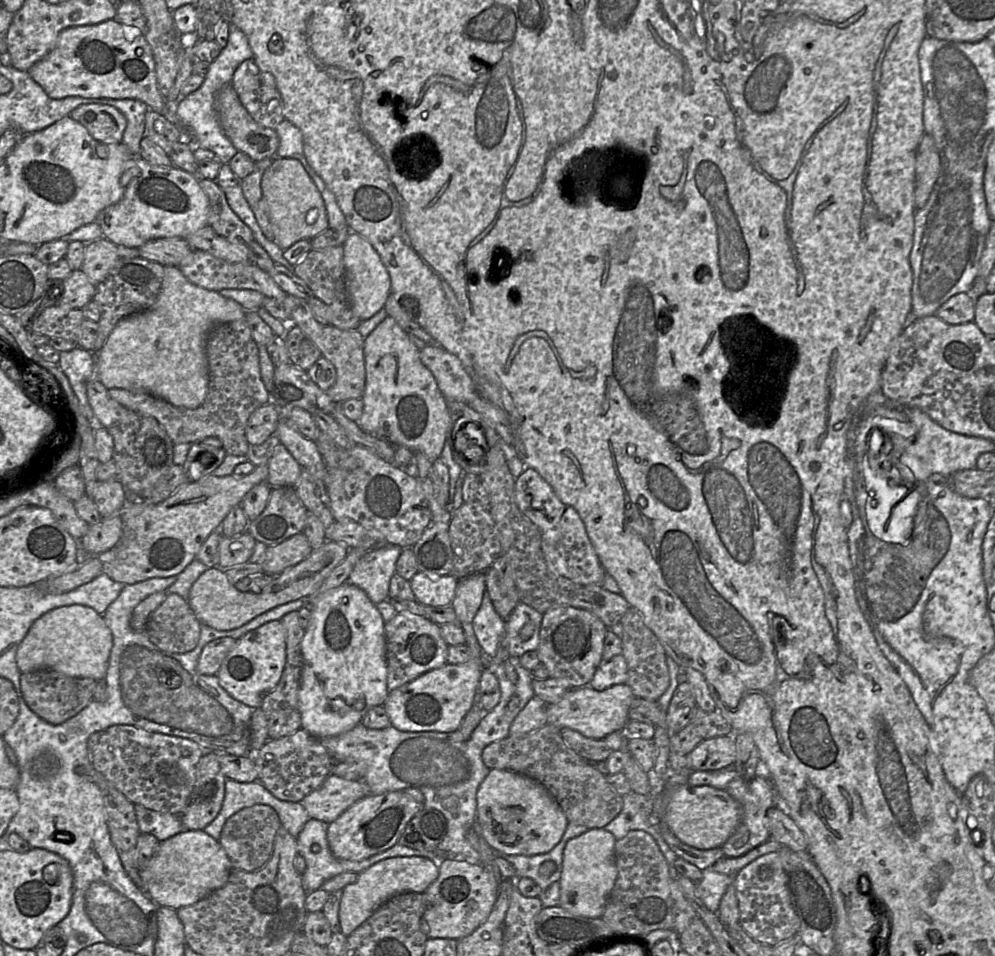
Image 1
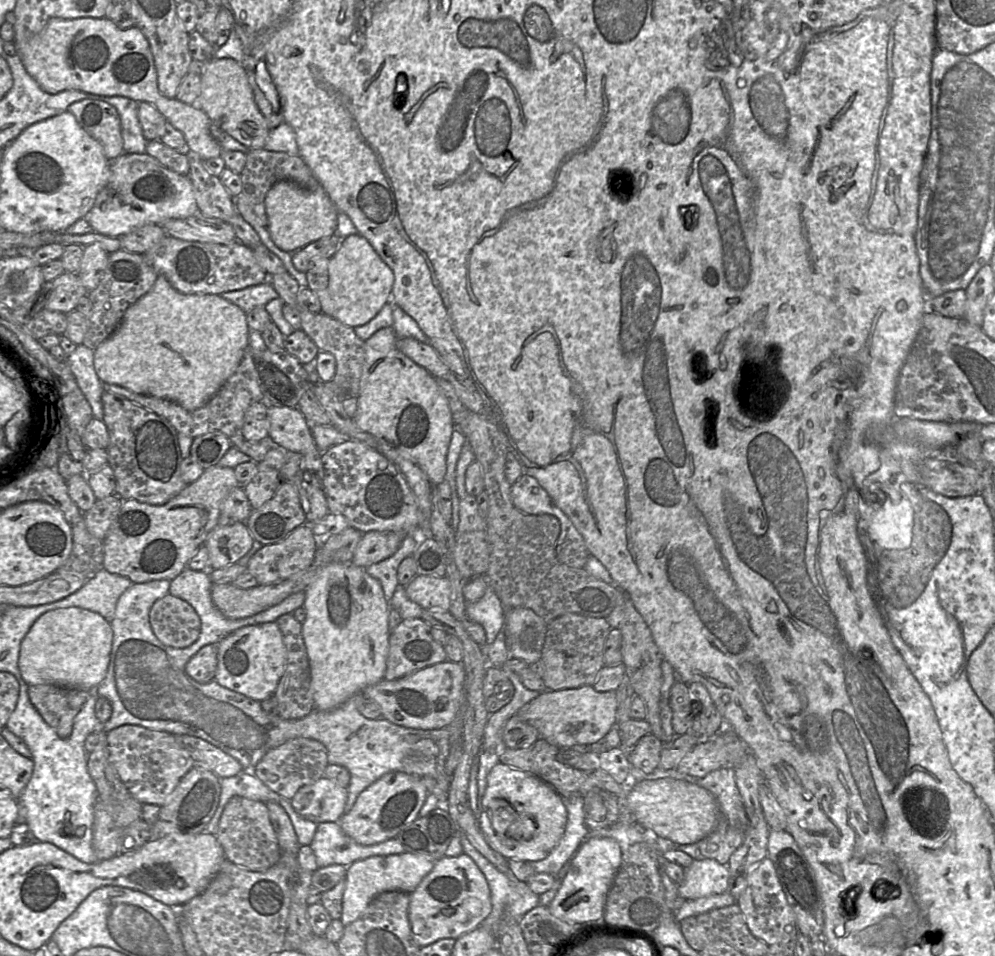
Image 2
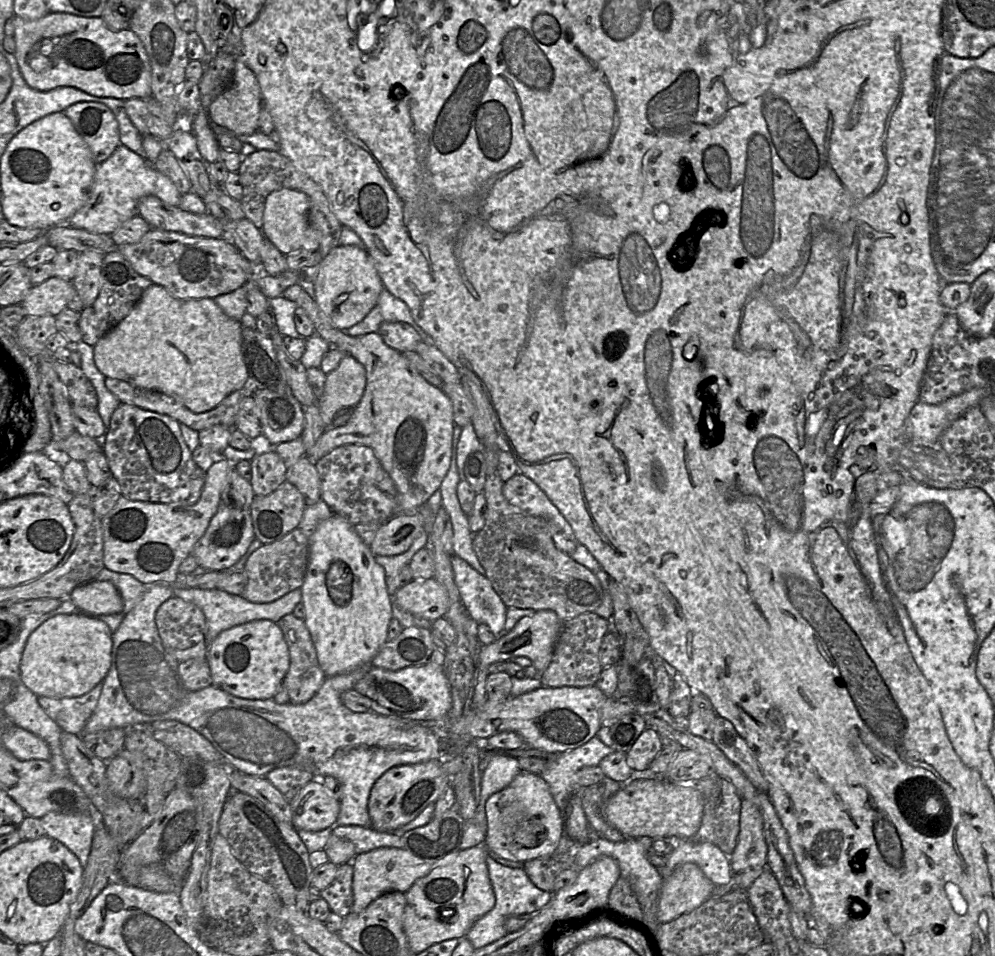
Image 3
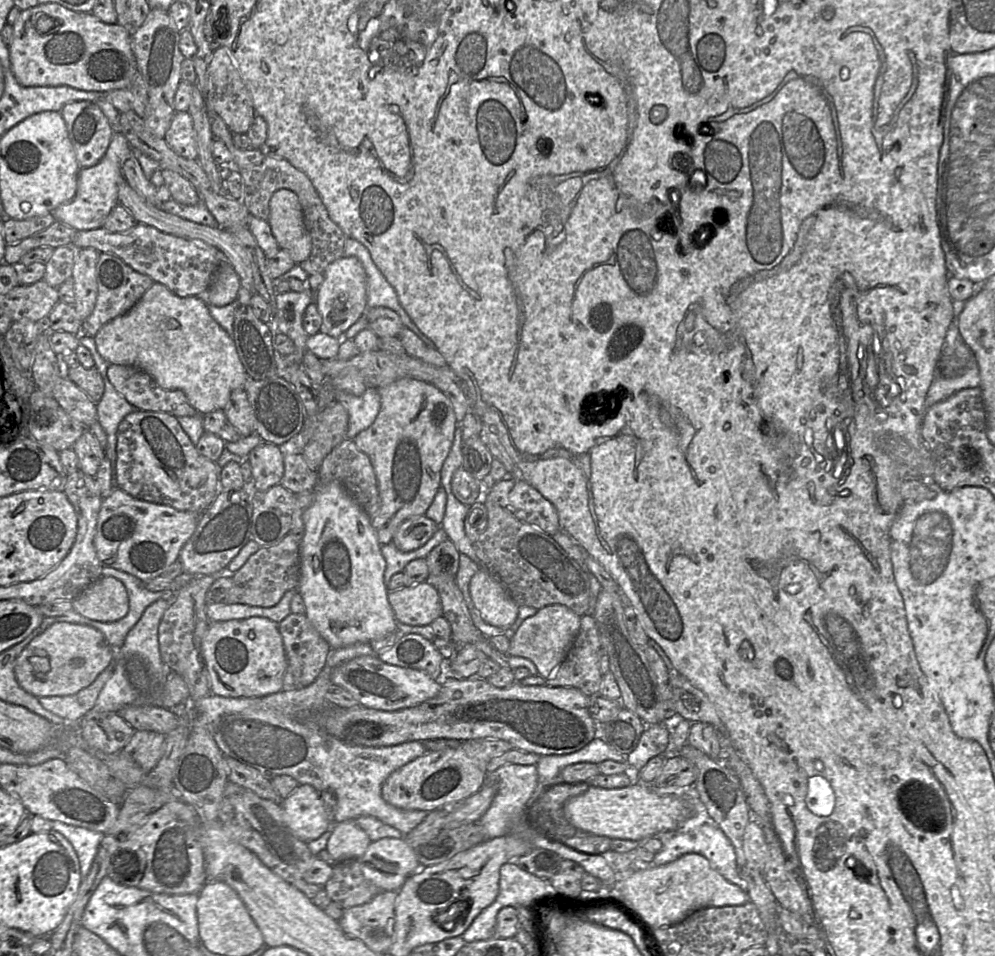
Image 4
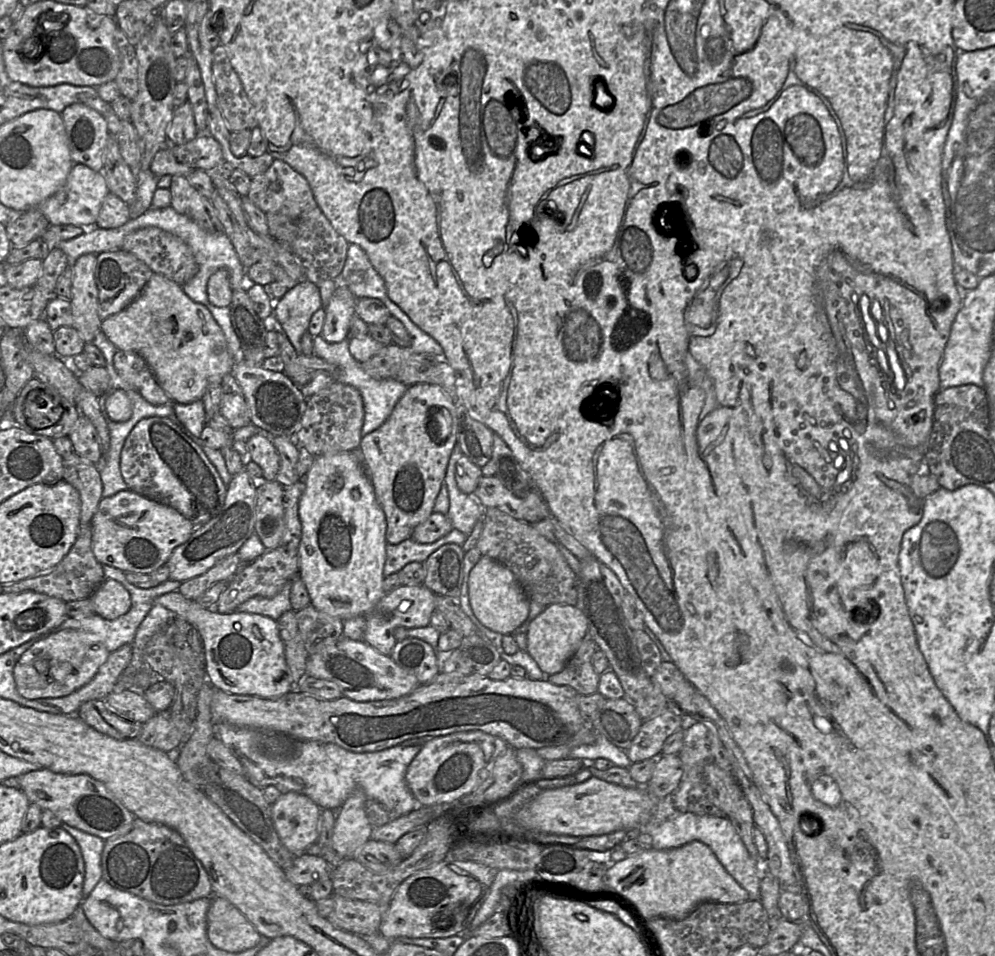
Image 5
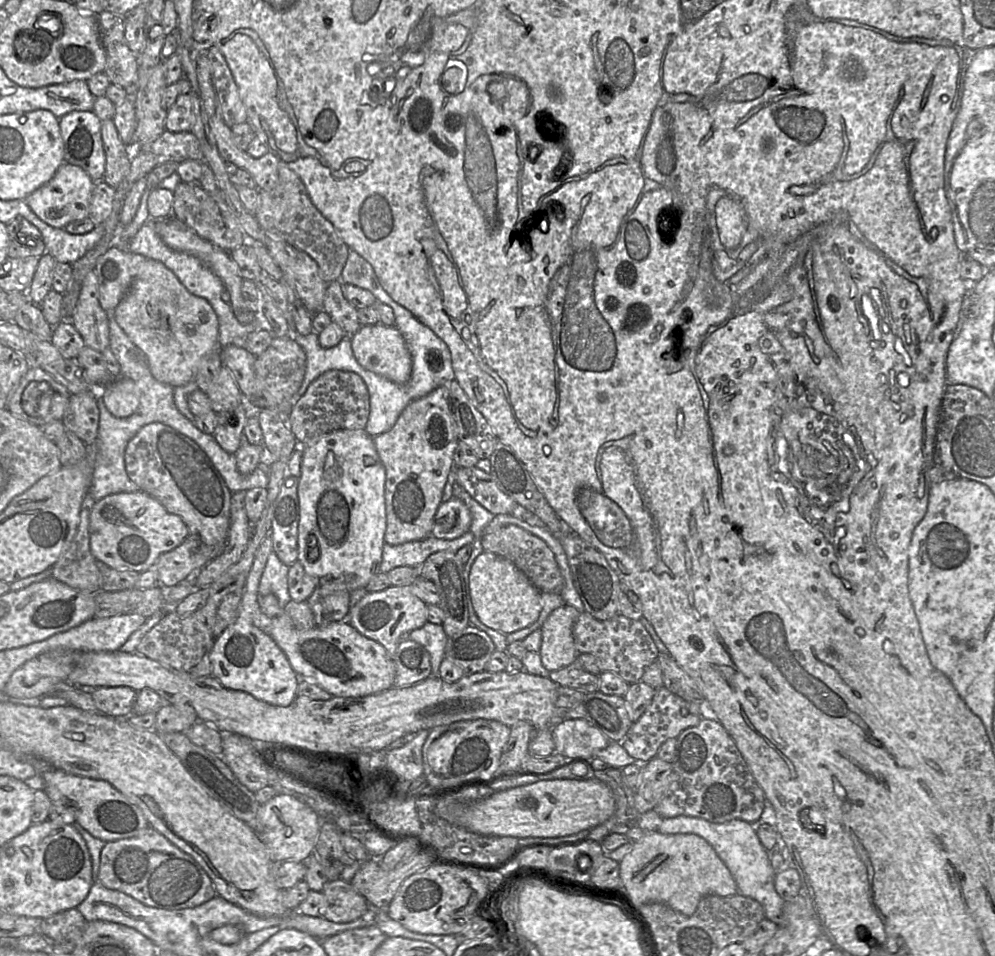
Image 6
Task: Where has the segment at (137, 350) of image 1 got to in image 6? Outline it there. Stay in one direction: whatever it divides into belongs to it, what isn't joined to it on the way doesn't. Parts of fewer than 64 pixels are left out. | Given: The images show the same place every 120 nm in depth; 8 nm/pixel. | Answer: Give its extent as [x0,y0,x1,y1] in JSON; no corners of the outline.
[114,258,218,388]

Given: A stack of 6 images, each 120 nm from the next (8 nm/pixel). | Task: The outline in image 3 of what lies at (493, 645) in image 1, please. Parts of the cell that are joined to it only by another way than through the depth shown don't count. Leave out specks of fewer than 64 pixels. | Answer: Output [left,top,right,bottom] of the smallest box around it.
[451,556,508,636]

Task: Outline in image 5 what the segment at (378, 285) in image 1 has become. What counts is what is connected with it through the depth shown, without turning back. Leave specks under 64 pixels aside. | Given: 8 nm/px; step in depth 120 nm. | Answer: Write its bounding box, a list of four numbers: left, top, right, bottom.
[322,281,356,343]

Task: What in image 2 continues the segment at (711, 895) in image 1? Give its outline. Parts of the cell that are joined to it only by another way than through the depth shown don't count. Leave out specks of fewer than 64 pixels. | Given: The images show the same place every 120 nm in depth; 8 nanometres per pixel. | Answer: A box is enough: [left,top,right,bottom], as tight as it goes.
[678,859,729,900]

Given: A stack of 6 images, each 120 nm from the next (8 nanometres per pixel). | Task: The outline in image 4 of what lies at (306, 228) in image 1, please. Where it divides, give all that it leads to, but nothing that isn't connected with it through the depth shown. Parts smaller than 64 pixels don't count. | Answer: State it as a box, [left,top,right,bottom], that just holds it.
[268,189,312,264]

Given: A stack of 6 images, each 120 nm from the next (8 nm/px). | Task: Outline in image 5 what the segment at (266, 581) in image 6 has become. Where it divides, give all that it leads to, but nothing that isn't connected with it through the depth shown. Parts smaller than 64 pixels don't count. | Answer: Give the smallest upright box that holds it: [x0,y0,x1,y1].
[235,582,292,621]

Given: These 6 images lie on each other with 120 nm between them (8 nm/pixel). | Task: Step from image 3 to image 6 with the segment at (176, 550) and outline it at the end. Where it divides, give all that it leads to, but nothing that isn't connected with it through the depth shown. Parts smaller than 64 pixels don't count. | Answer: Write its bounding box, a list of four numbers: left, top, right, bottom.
[90,491,189,571]

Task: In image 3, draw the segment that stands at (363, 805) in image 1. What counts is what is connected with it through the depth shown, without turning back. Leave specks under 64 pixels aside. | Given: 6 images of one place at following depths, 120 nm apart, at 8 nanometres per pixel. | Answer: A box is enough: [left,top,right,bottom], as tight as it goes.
[368,760,449,832]

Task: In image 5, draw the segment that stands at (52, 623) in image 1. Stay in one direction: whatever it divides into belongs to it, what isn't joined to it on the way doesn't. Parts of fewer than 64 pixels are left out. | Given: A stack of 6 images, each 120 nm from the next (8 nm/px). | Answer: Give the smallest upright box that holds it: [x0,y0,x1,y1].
[13,629,109,700]

